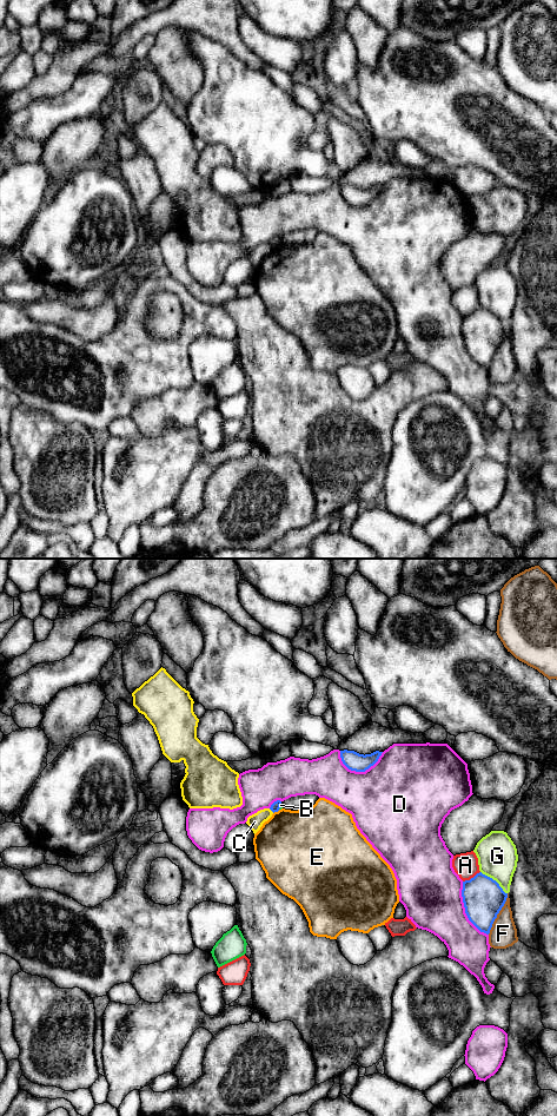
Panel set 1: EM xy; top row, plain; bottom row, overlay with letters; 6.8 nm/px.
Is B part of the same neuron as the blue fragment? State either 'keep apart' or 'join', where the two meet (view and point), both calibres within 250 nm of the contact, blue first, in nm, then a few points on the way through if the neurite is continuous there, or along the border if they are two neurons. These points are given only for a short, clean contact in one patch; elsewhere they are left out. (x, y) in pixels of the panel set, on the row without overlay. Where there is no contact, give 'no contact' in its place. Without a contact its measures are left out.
keep apart | xy (279, 240) | 60/20 nm | along xy (280, 238), (278, 243)

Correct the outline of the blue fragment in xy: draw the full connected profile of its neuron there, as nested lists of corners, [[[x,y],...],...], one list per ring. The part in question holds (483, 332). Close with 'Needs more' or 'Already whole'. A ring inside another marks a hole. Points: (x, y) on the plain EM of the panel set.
[[[479,306],[470,315],[463,316],[462,331],[469,355],[480,367],[489,369],[508,328],[496,315]]]. Already whole

